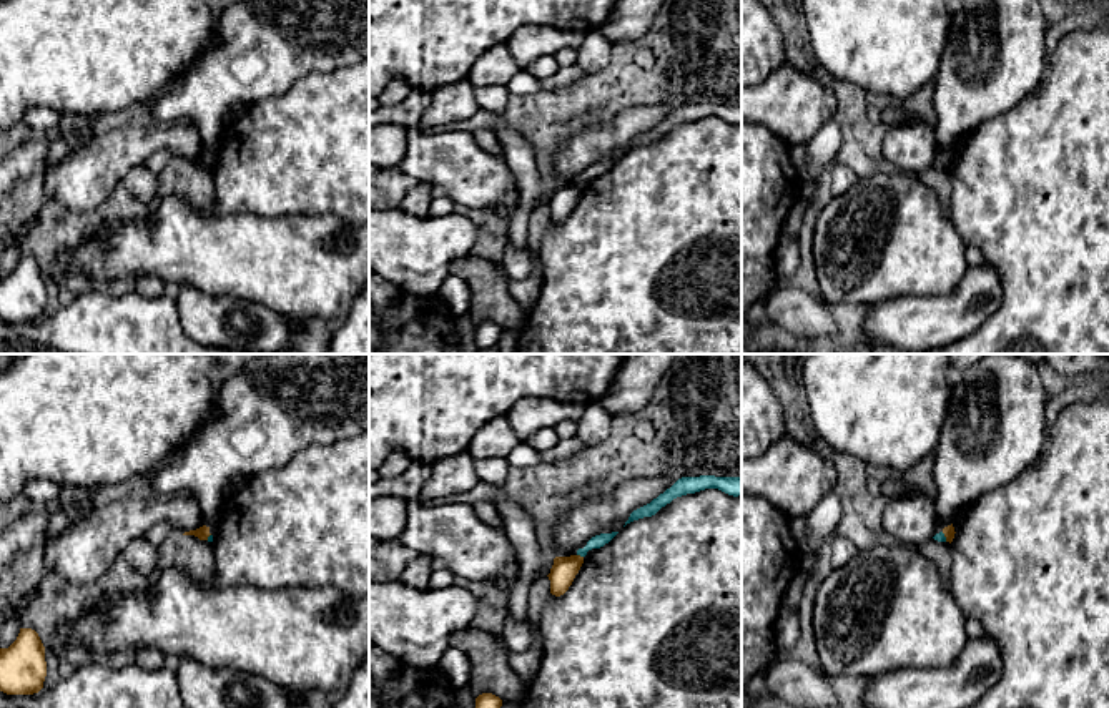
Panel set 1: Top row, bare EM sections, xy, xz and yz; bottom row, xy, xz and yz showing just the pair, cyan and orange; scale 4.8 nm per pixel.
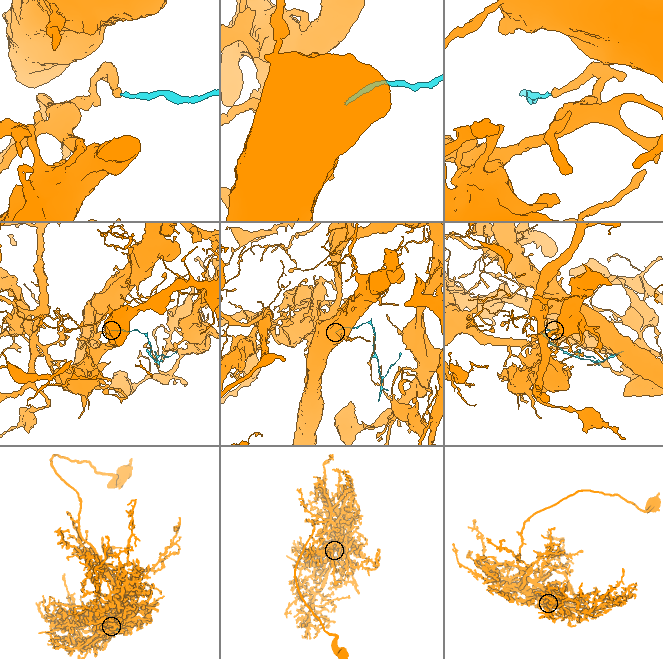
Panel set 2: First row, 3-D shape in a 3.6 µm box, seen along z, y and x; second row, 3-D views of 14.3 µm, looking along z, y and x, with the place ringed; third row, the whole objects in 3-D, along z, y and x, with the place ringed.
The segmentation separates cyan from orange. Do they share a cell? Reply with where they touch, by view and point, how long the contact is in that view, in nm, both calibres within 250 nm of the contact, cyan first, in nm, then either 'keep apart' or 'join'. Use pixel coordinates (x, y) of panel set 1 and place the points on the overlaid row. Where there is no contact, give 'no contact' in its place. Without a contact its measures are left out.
meets cyan in xz at (581, 555); contact 40 nm long; 60 nm thick on the cyan side, 120 nm on the other; keep apart

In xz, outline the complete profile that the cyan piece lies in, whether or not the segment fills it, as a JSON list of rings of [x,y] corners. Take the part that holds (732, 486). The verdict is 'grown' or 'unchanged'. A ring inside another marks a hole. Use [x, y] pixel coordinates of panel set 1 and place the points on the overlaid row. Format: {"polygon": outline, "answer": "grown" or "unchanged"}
{"polygon": [[[715,475],[682,477],[670,489],[667,489],[663,494],[653,499],[650,504],[633,510],[625,525],[633,520],[655,515],[662,507],[665,507],[677,497],[695,494],[705,489],[718,489],[728,495],[738,497],[742,495],[742,477],[715,477]]], "answer": "unchanged"}

